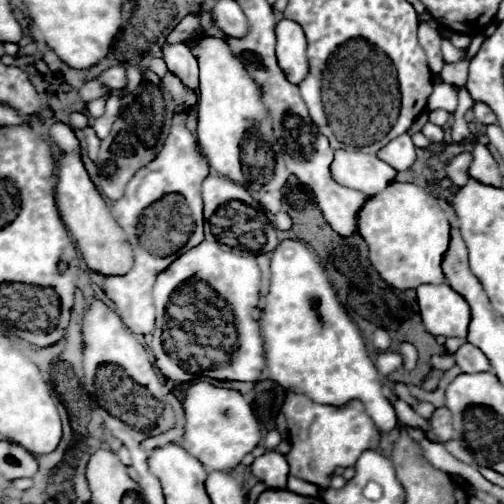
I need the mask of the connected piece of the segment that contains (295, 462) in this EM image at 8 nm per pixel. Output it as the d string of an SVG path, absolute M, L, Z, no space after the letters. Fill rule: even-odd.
M290 393L282 405L282 413L288 419L288 441L292 445L286 455L290 475L316 483L322 489L328 487L330 475L336 467L352 467L362 451L376 449L380 443L380 435L360 401L350 401L344 407L332 407L314 403L304 395Z

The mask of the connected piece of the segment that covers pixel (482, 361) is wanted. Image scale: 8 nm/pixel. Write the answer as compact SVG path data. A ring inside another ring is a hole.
M464 343L456 353L456 365L462 369L462 373L480 373L480 371L490 371L492 365L488 357L472 343Z

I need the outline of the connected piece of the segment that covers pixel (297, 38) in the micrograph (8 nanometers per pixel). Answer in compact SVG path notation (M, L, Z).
M282 19L276 25L276 57L288 81L298 85L308 73L306 35L304 29L292 19Z

